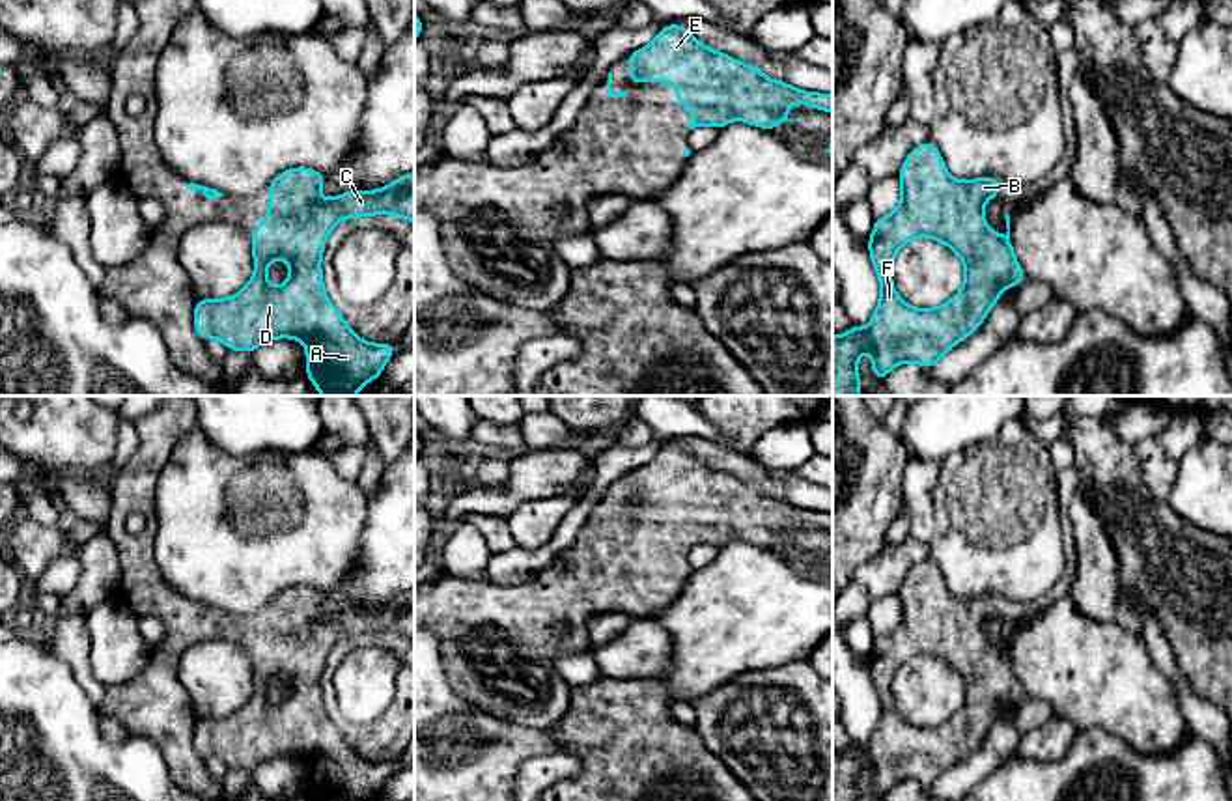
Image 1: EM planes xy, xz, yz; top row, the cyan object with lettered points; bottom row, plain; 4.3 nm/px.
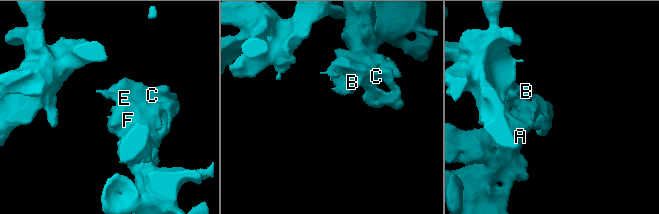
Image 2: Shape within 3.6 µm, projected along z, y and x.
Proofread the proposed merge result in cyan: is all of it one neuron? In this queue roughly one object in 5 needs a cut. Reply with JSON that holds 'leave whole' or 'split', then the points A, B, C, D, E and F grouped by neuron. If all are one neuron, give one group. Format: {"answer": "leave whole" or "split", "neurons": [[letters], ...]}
{"answer": "leave whole", "neurons": [["A", "B", "C", "D", "E", "F"]]}

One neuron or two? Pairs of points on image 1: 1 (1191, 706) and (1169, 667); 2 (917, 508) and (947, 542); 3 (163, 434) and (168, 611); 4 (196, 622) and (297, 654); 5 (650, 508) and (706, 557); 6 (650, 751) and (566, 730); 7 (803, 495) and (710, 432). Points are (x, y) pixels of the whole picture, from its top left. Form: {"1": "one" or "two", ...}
{"1": "one", "2": "two", "3": "one", "4": "one", "5": "two", "6": "one", "7": "two"}

